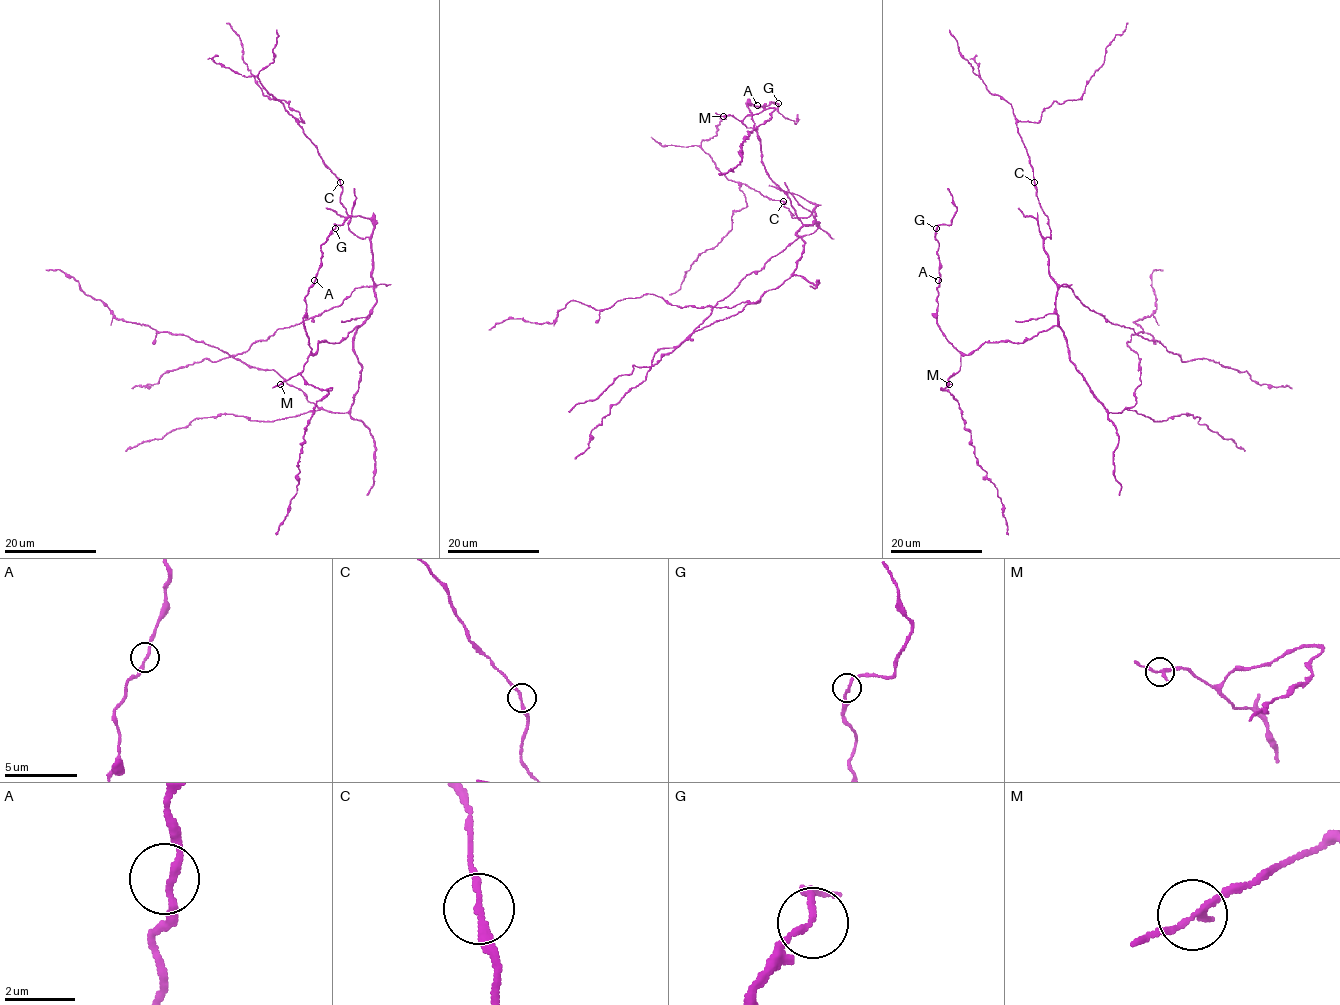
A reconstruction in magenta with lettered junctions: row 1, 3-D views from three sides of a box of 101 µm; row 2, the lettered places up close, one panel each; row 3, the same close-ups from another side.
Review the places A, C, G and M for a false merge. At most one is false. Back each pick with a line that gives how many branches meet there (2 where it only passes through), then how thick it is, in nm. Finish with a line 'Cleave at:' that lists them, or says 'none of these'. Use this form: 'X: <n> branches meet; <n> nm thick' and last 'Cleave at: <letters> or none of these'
Cleave at: none of these

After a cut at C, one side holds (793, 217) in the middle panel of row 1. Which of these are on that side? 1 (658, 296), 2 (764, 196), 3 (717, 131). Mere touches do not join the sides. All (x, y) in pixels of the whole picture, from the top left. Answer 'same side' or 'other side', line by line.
1: same side
2: other side
3: other side

